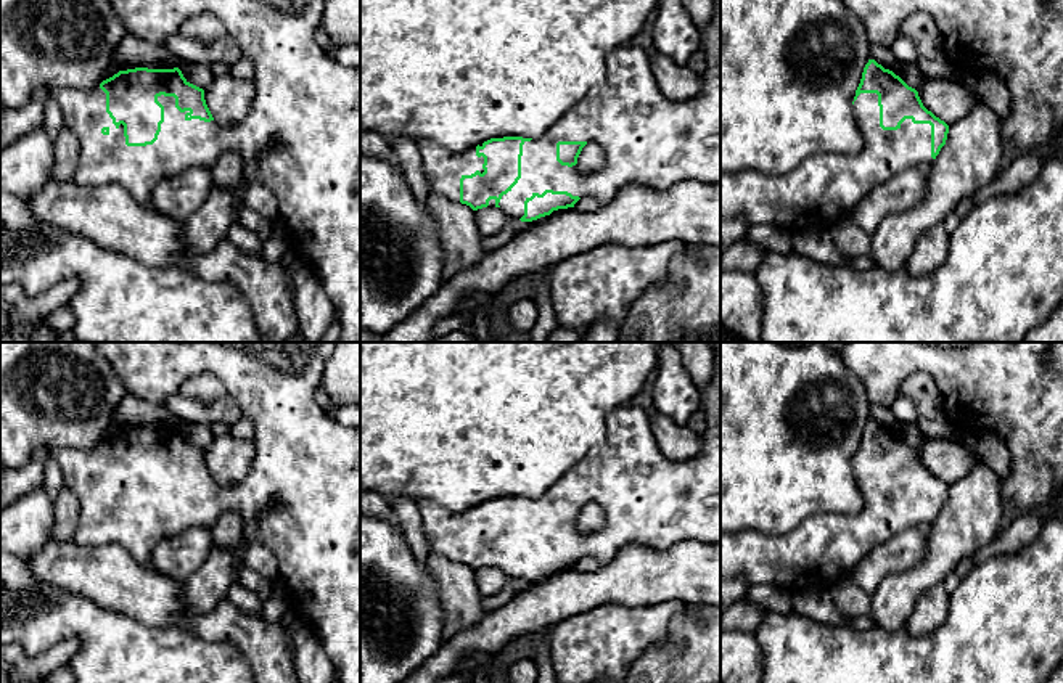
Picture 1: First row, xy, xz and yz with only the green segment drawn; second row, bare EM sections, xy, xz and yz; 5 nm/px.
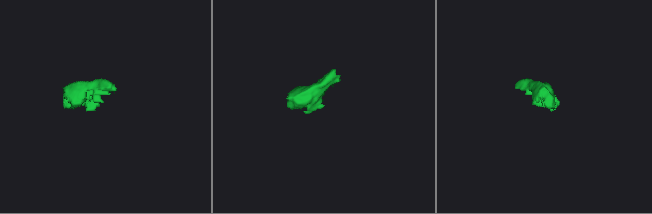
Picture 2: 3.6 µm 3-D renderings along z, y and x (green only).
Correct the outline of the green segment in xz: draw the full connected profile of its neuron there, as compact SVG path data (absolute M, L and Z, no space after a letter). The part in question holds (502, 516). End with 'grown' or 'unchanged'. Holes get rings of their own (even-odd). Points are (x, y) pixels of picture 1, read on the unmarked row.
M720 342L712 346L714 373L700 392L706 427L700 434L701 450L696 456L683 461L666 458L646 411L632 403L619 405L606 416L605 442L593 447L539 498L490 498L465 513L452 513L433 500L418 500L429 548L473 571L495 566L508 577L532 582L553 571L574 567L584 556L593 556L605 566L627 543L656 551L667 551L687 540L720 543ZM589 501L598 503L606 519L601 530L585 535L576 524Z | grown

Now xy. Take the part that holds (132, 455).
M101 342L98 350L109 360L125 389L150 403L162 405L169 397L179 394L185 379L199 373L215 374L227 387L230 395L240 407L243 418L249 419L254 427L254 456L251 468L243 481L224 487L217 484L206 464L204 450L190 444L179 427L174 429L148 429L135 427L119 431L113 437L103 440L92 450L61 448L56 452L56 461L63 471L63 484L71 489L80 505L79 526L72 542L80 546L96 546L116 543L130 553L140 564L151 567L154 546L169 537L175 537L195 527L212 529L224 513L236 511L243 522L243 538L249 543L267 546L278 562L278 580L289 593L289 609L294 611L317 635L320 644L328 654L339 683L360 683L360 427L349 427L338 423L315 400L315 392L320 387L323 366L334 352L338 342Z | grown

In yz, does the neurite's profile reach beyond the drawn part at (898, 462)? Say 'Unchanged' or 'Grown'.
Grown

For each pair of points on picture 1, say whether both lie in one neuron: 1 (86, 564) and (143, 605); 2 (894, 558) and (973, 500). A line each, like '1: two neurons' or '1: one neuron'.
1: one neuron
2: two neurons

